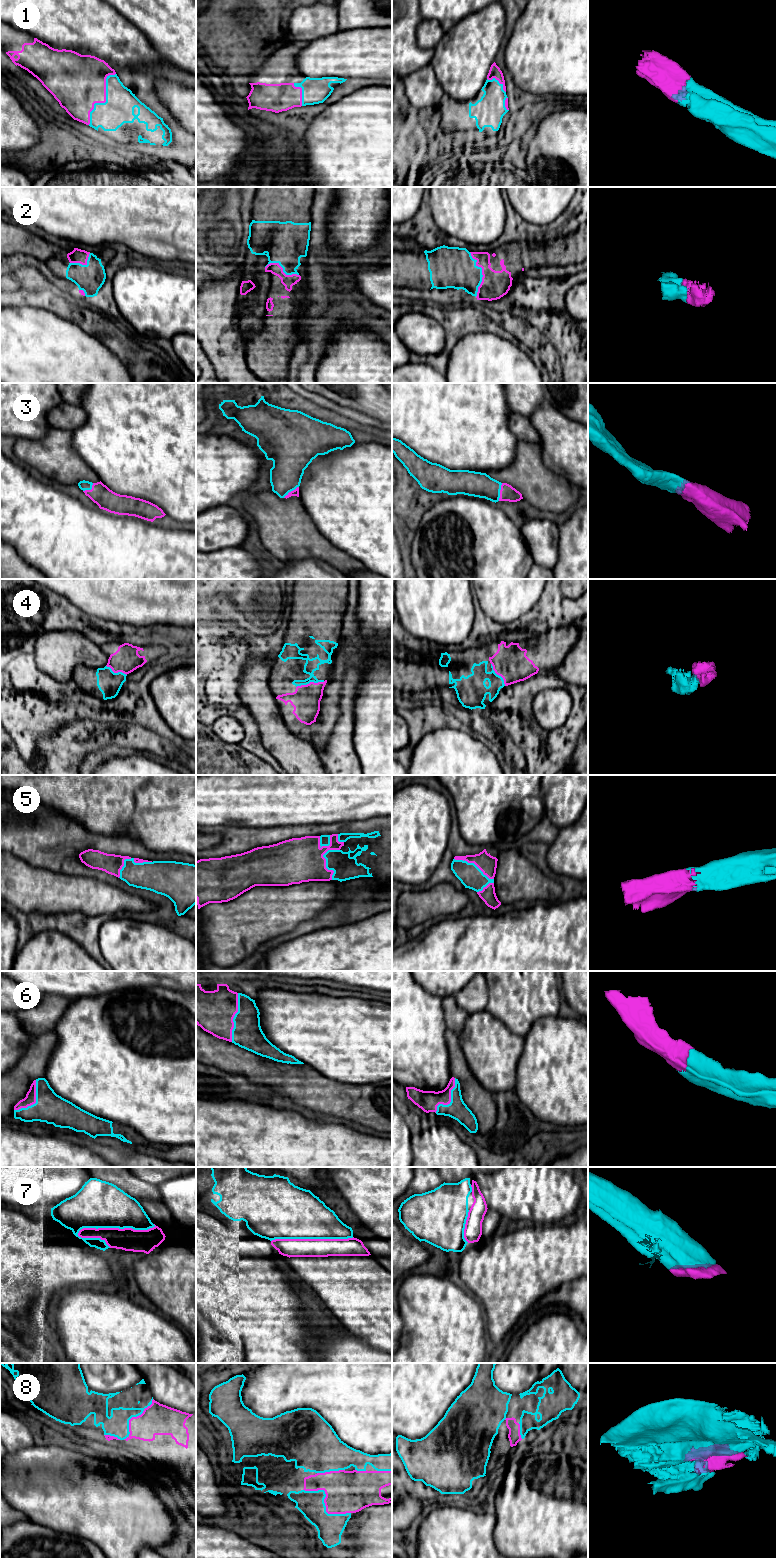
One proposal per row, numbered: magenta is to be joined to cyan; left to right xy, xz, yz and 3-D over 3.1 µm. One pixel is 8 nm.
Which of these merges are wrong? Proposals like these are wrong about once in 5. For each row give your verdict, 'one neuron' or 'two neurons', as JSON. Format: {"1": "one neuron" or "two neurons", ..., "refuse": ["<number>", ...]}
{"1": "one neuron", "2": "one neuron", "3": "one neuron", "4": "one neuron", "5": "one neuron", "6": "one neuron", "7": "one neuron", "8": "one neuron", "refuse": []}

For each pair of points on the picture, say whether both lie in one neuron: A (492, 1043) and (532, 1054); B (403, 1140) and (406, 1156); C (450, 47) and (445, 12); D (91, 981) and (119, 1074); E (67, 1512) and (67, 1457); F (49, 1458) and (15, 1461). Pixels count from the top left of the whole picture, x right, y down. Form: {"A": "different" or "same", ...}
{"A": "different", "B": "same", "C": "different", "D": "different", "E": "same", "F": "same"}

